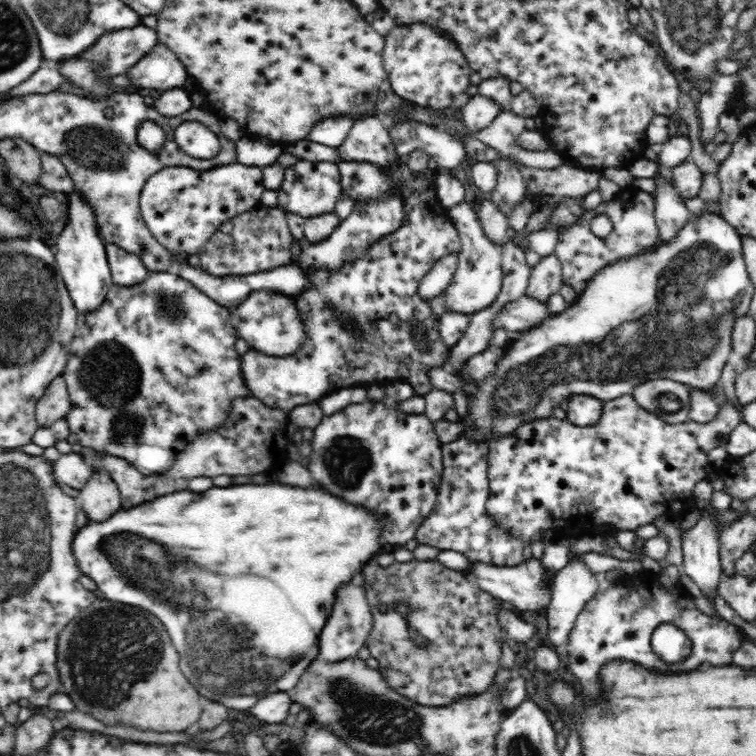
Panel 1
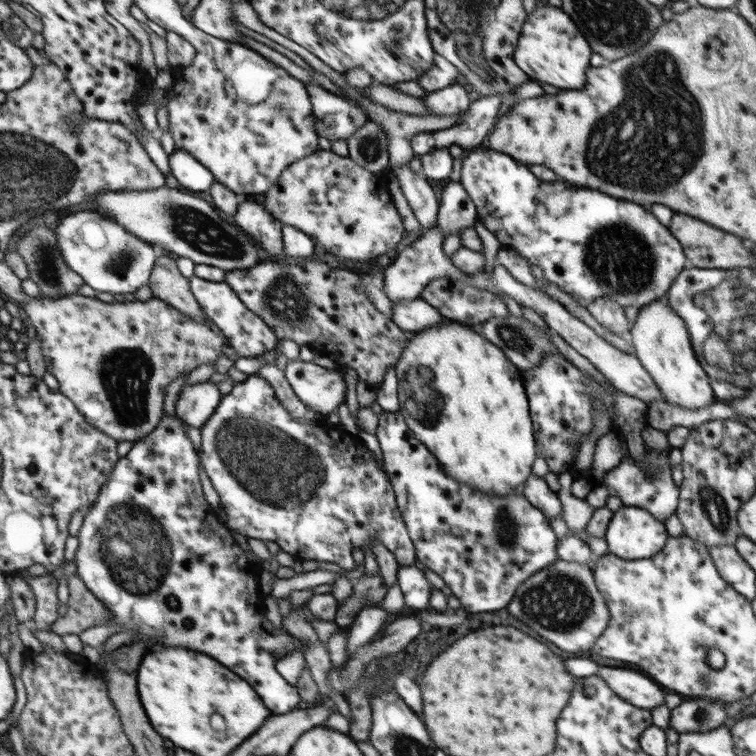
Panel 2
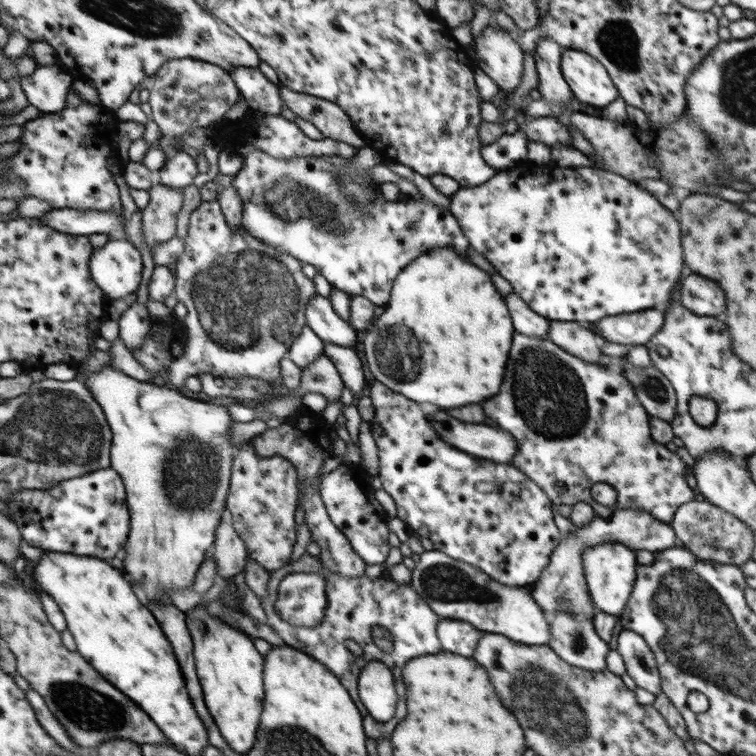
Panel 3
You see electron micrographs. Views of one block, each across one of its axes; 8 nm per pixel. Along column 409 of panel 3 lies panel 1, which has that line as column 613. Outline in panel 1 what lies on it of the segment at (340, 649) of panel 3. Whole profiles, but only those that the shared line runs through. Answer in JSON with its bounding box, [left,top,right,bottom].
[566,570,743,702]

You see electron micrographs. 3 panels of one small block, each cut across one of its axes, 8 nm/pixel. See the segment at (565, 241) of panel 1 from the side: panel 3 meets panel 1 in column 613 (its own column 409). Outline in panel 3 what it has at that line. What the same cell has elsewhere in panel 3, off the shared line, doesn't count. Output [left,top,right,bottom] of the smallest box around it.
[231,149,470,306]

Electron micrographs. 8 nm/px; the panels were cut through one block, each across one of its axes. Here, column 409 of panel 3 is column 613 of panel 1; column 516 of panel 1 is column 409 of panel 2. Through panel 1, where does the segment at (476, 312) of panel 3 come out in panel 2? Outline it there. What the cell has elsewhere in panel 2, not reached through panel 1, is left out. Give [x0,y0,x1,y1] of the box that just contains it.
[395,319,538,495]

